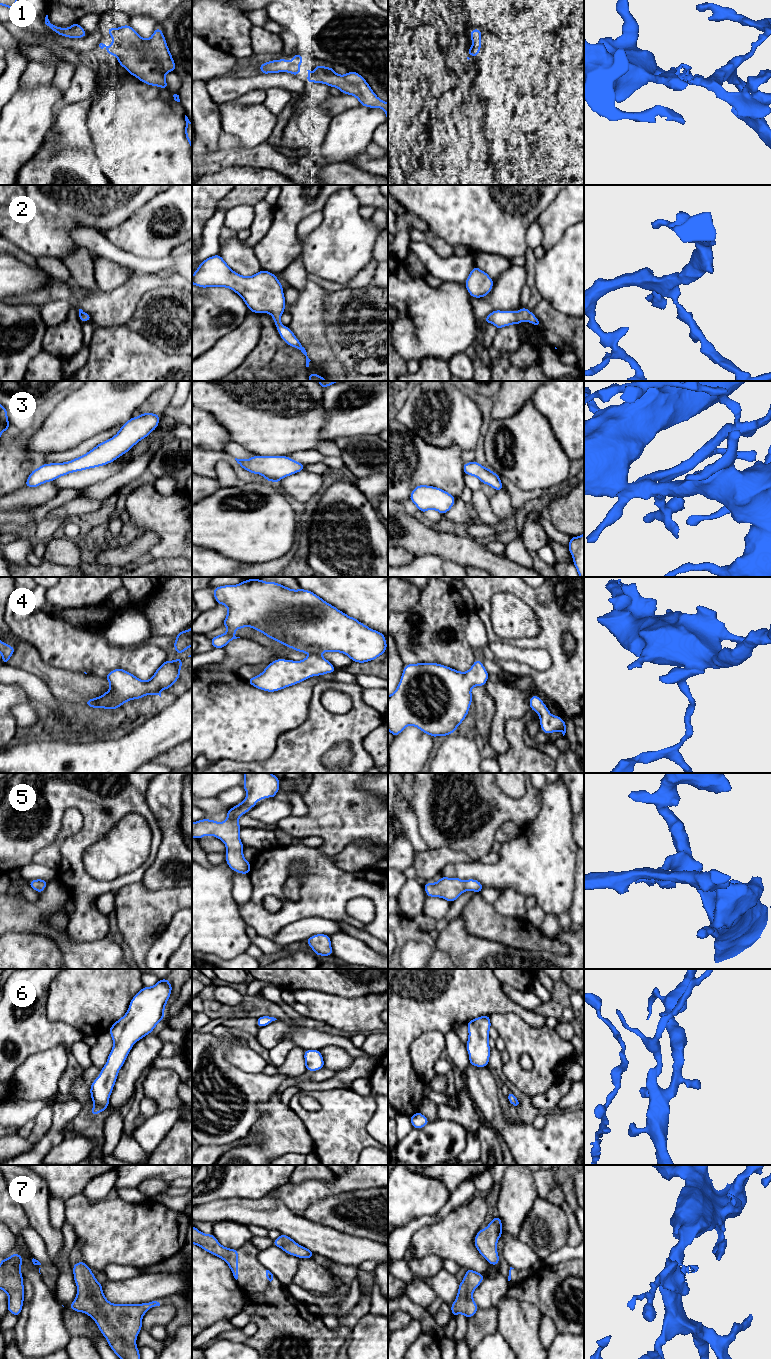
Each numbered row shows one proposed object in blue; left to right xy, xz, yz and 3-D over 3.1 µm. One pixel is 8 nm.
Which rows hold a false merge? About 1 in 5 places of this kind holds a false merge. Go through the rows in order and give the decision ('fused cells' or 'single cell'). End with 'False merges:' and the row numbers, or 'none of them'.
1: single cell
2: single cell
3: single cell
4: single cell
5: single cell
6: single cell
7: single cell
False merges: none of them

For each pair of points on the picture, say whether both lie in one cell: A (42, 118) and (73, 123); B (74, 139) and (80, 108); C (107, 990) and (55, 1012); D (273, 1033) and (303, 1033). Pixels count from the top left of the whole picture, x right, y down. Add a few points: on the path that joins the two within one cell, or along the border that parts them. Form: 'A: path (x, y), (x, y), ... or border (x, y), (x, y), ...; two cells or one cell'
A: border (59, 102), (55, 108), (53, 123), (49, 131); two cells
B: path (74, 131), (74, 116); one cell
C: path (94, 990), (90, 994), (78, 995), (68, 1001); one cell
D: path (280, 1030), (294, 1030), (296, 1032); one cell

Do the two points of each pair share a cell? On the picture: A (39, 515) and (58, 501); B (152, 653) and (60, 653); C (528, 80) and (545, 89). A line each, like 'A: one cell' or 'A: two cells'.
A: one cell
B: one cell
C: two cells

